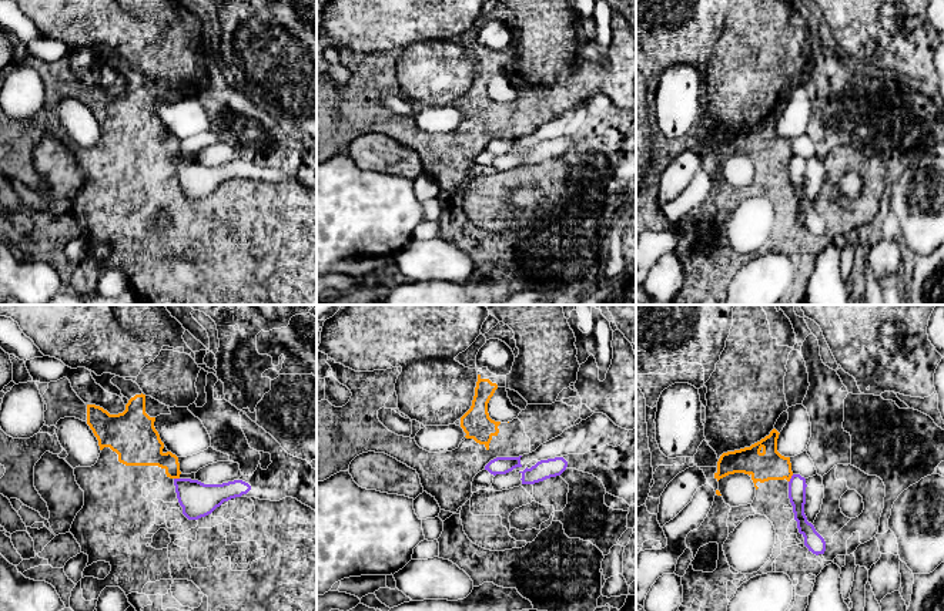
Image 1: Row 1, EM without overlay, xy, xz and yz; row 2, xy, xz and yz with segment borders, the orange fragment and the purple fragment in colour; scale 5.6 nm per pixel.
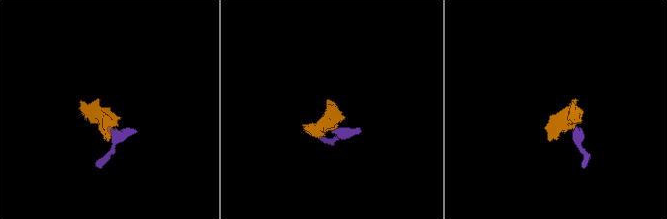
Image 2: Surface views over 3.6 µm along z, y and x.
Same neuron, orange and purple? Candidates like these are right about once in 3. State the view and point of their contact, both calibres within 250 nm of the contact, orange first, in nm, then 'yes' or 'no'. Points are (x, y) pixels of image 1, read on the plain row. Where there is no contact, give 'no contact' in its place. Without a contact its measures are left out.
contact yz (790, 158); calibres 170 and 100 nm; no

